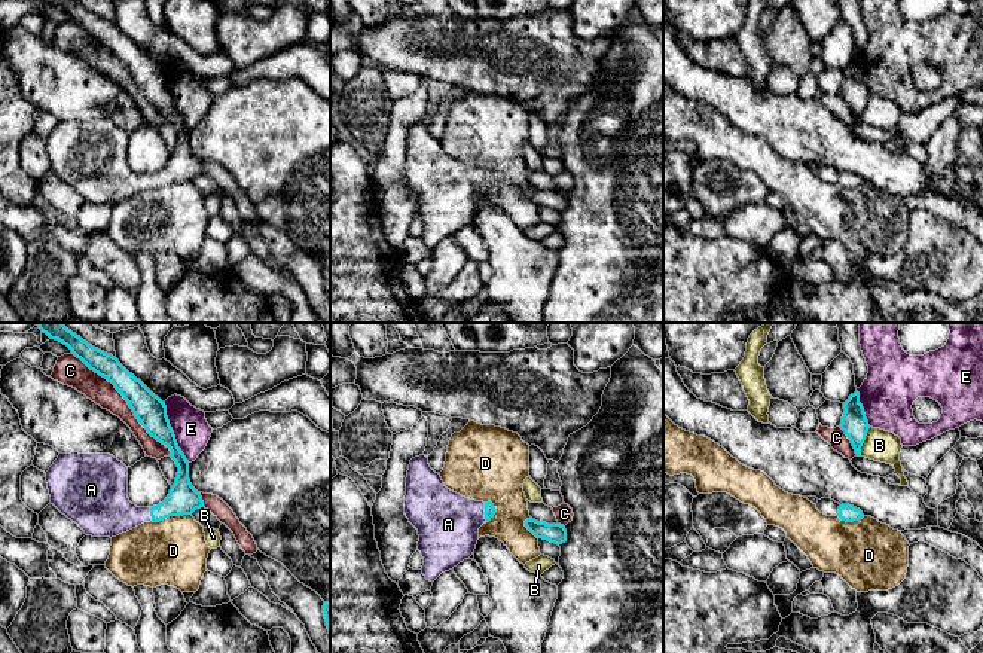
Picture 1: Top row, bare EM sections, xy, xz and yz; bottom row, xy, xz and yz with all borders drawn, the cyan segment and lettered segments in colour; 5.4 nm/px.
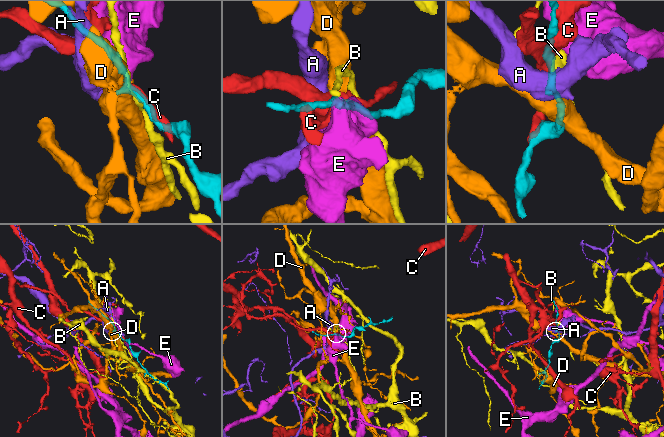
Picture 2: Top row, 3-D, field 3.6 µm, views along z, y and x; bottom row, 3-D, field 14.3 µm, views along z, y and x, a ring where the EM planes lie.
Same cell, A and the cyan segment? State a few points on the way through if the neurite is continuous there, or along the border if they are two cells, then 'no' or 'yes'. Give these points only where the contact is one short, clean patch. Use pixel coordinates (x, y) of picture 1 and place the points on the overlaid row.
across xz (490, 510), (485, 512), (467, 515), (448, 524) | yes

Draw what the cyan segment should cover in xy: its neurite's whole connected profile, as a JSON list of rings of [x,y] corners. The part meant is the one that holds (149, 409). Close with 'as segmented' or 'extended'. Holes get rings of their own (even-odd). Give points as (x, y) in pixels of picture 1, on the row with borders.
[[[36,323],[51,339],[58,339],[91,370],[106,378],[123,396],[138,422],[165,445],[178,472],[168,497],[153,507],[137,507],[128,498],[128,467],[110,454],[59,454],[46,472],[54,504],[86,535],[116,537],[144,522],[192,515],[204,507],[201,494],[189,479],[189,461],[177,445],[165,403],[116,357],[68,330],[62,323]]]; extended

